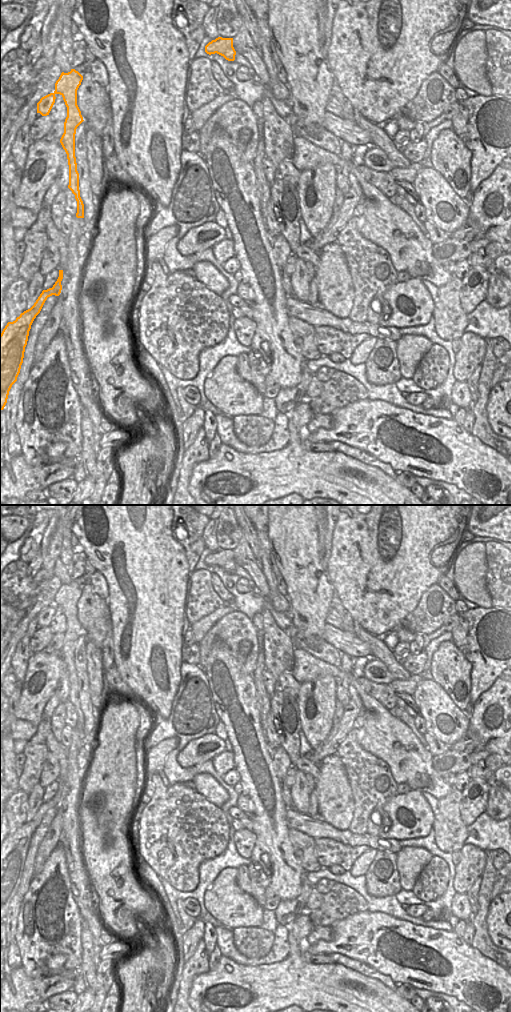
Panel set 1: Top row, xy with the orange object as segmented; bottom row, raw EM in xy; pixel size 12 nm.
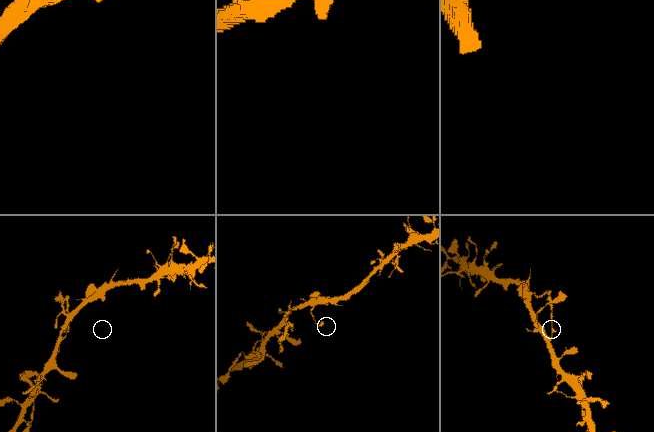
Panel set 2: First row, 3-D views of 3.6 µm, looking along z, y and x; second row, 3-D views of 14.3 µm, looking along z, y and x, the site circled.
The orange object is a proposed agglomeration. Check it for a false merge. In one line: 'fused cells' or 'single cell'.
fused cells

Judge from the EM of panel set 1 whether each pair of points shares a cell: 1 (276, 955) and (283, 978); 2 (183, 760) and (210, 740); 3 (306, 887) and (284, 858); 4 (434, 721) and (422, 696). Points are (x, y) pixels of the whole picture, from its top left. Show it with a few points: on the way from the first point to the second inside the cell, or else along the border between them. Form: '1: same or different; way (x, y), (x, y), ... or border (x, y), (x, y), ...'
1: different; border (288, 940), (288, 955), (285, 958), (255, 966)
2: same; way (190, 753), (203, 741)
3: different; border (305, 874), (301, 882), (301, 892), (297, 898)
4: same; way (434, 715), (434, 708), (428, 702)

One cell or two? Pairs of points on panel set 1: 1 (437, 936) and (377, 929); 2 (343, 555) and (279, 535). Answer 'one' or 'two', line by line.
1: one
2: two

